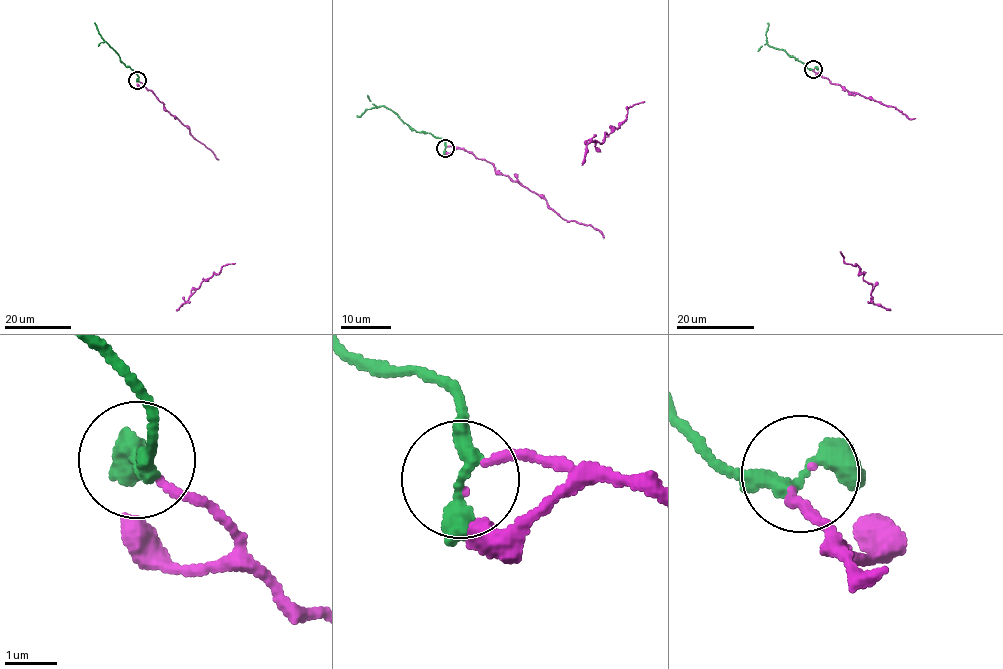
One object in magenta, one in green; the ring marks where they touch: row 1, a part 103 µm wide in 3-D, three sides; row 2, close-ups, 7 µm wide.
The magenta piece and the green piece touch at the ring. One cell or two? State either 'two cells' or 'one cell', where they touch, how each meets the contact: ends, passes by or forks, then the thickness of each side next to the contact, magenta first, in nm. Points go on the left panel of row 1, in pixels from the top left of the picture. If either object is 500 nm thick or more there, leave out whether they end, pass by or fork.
one cell; at (137, 80); magenta ends there; green passes by; 80 nm thick on the magenta side, 320 nm on the other

